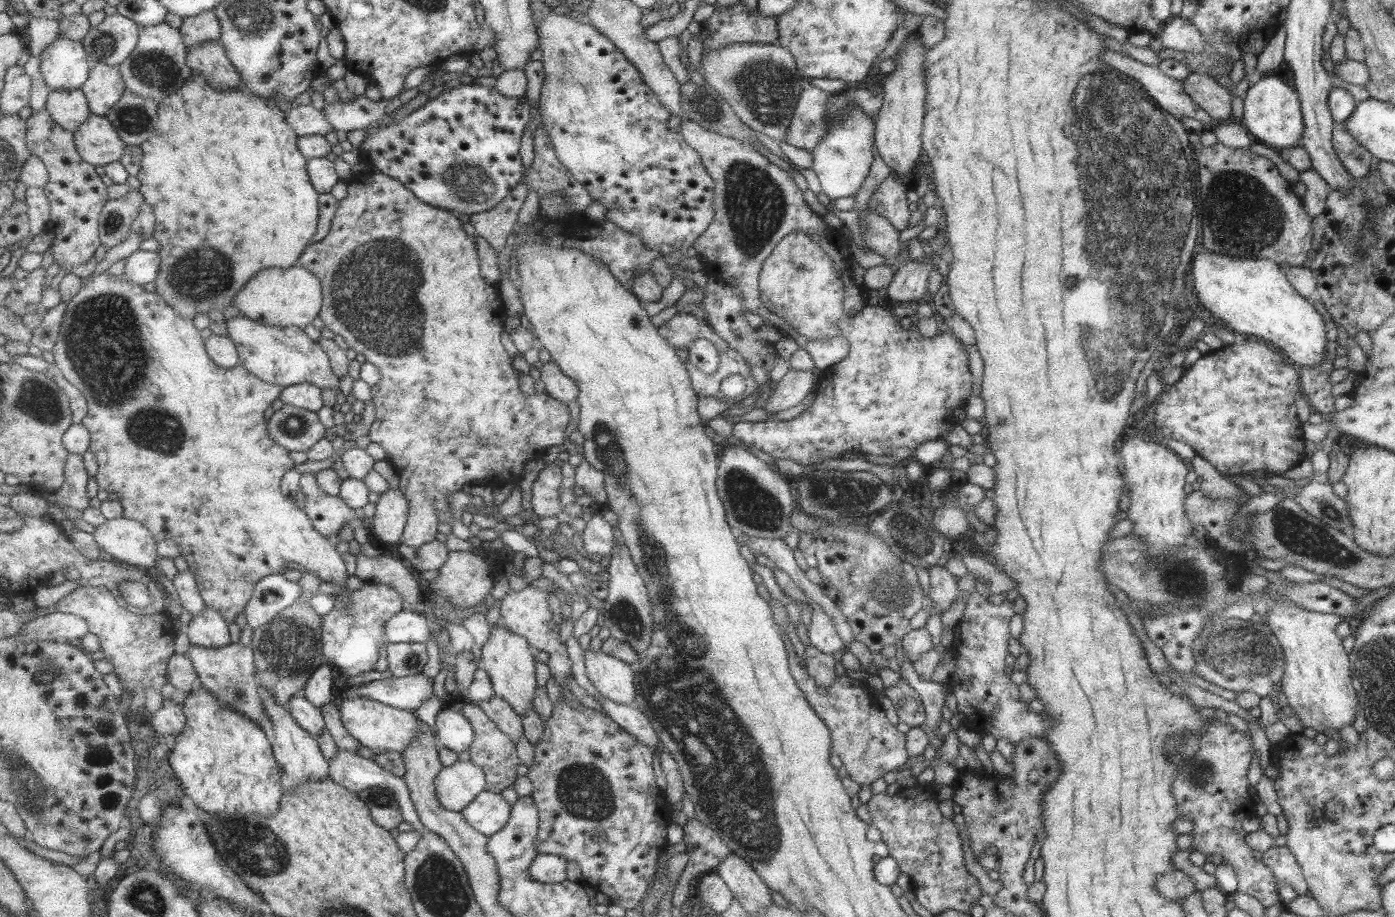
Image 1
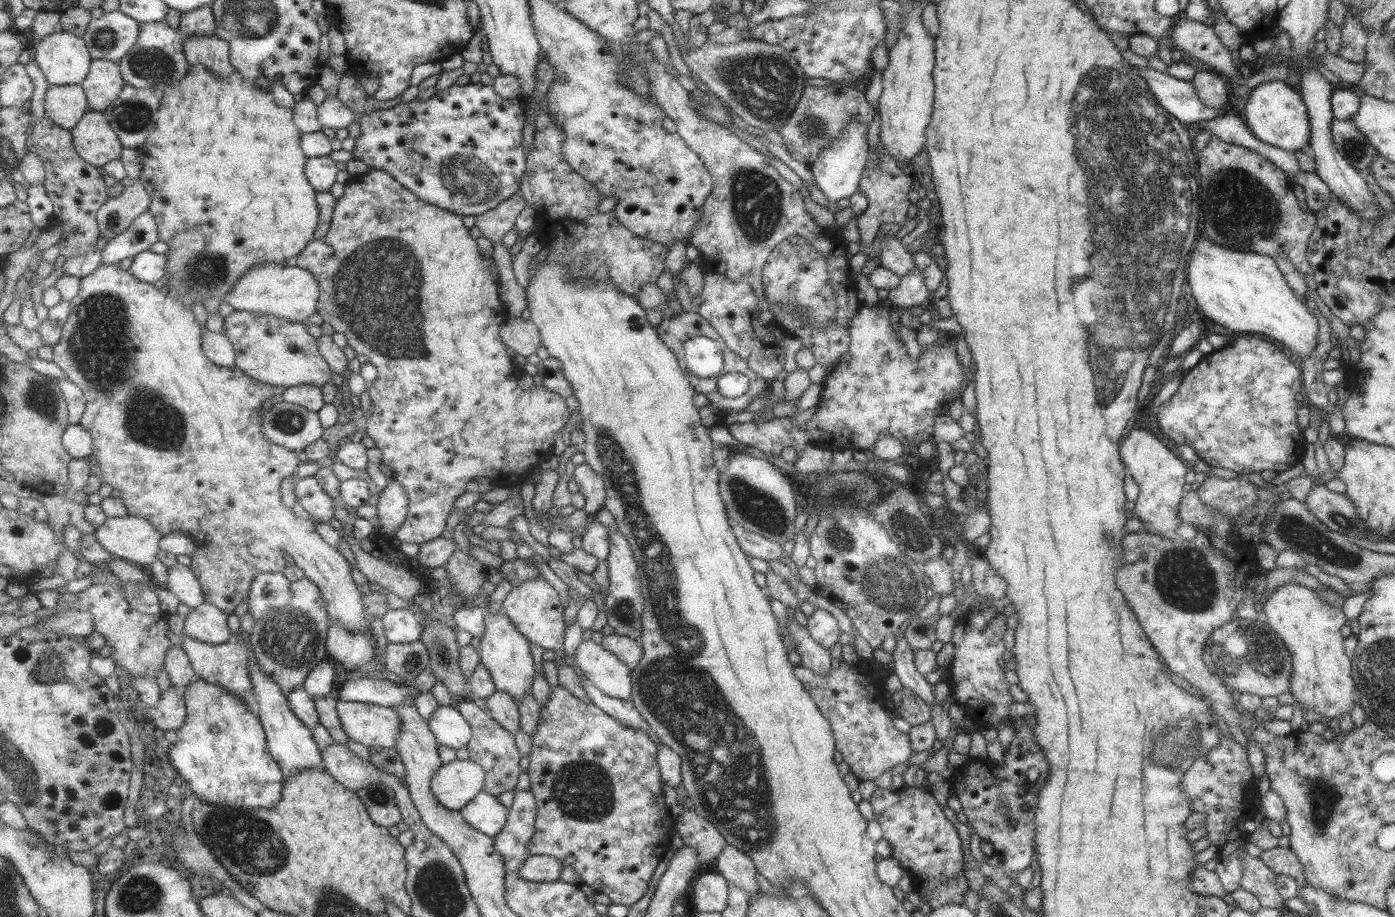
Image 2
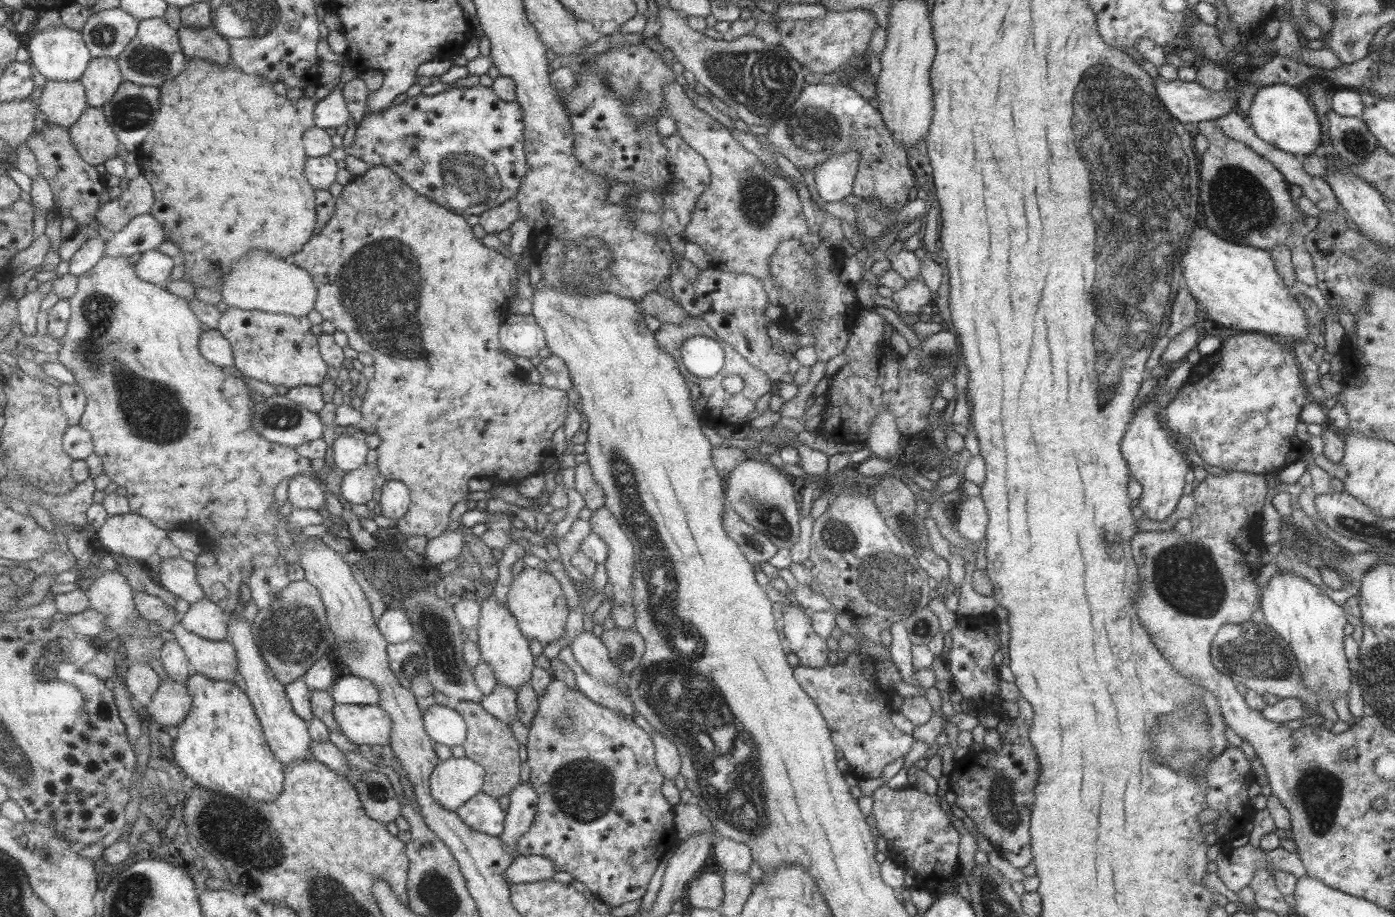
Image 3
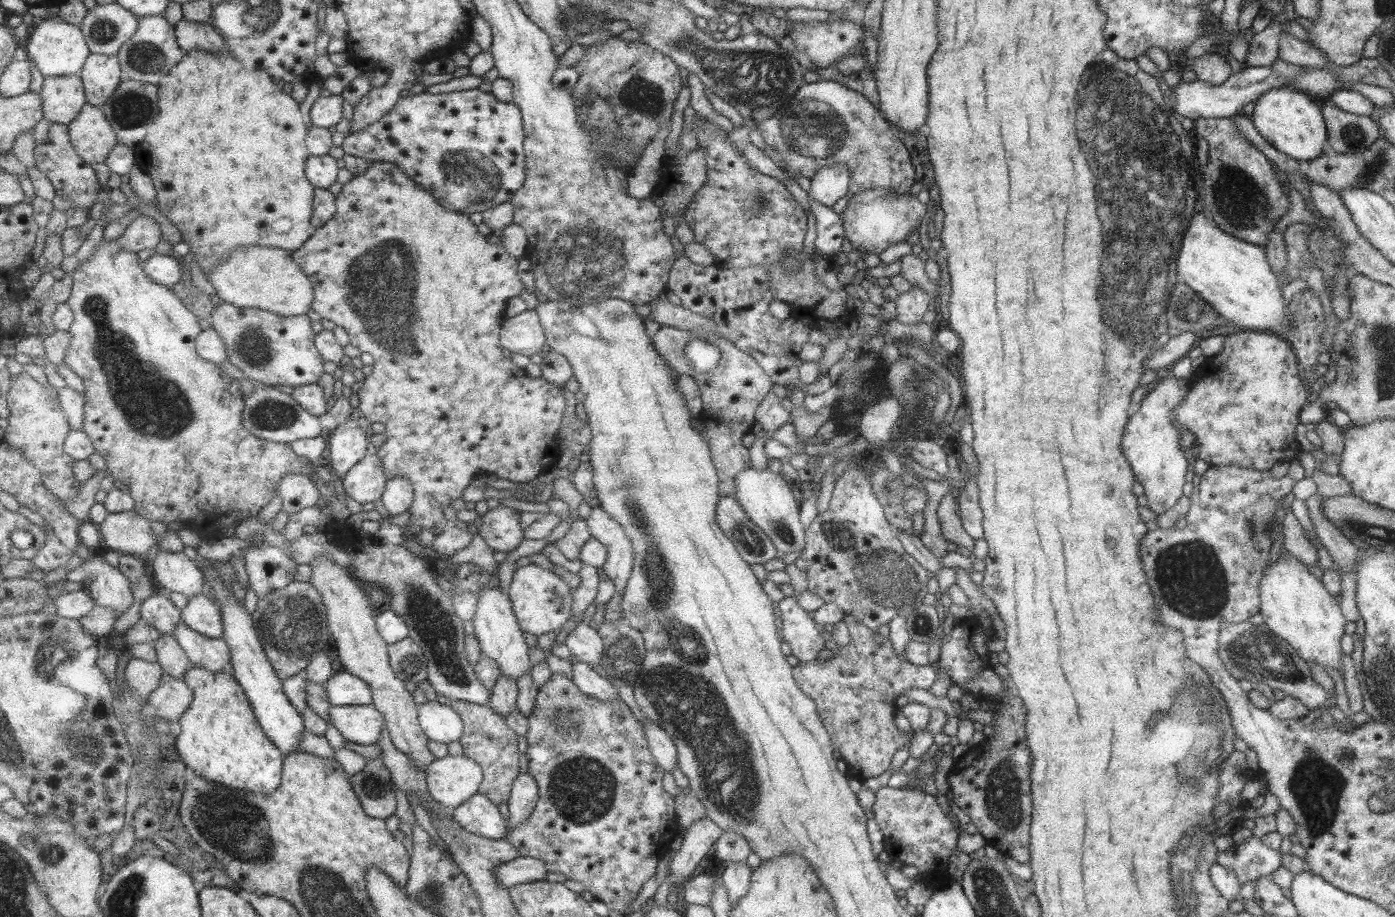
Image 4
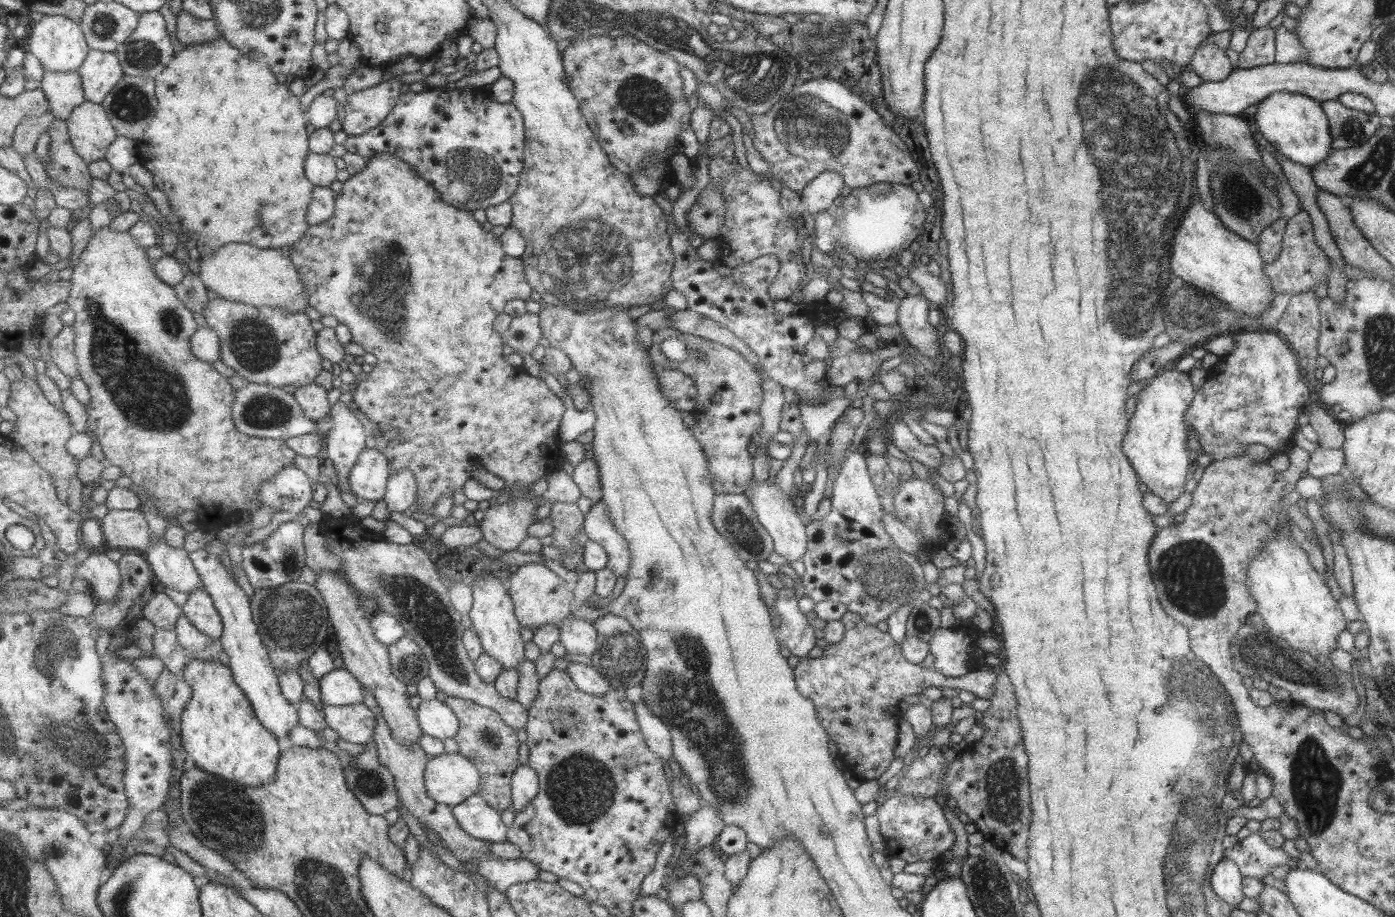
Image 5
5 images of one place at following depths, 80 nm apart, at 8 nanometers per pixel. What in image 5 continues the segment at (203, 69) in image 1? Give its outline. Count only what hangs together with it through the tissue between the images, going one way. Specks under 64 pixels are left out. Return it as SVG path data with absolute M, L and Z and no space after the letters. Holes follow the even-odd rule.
M181 9L177 16L176 38L183 47L207 44L221 37L219 24L215 18L203 20Z

